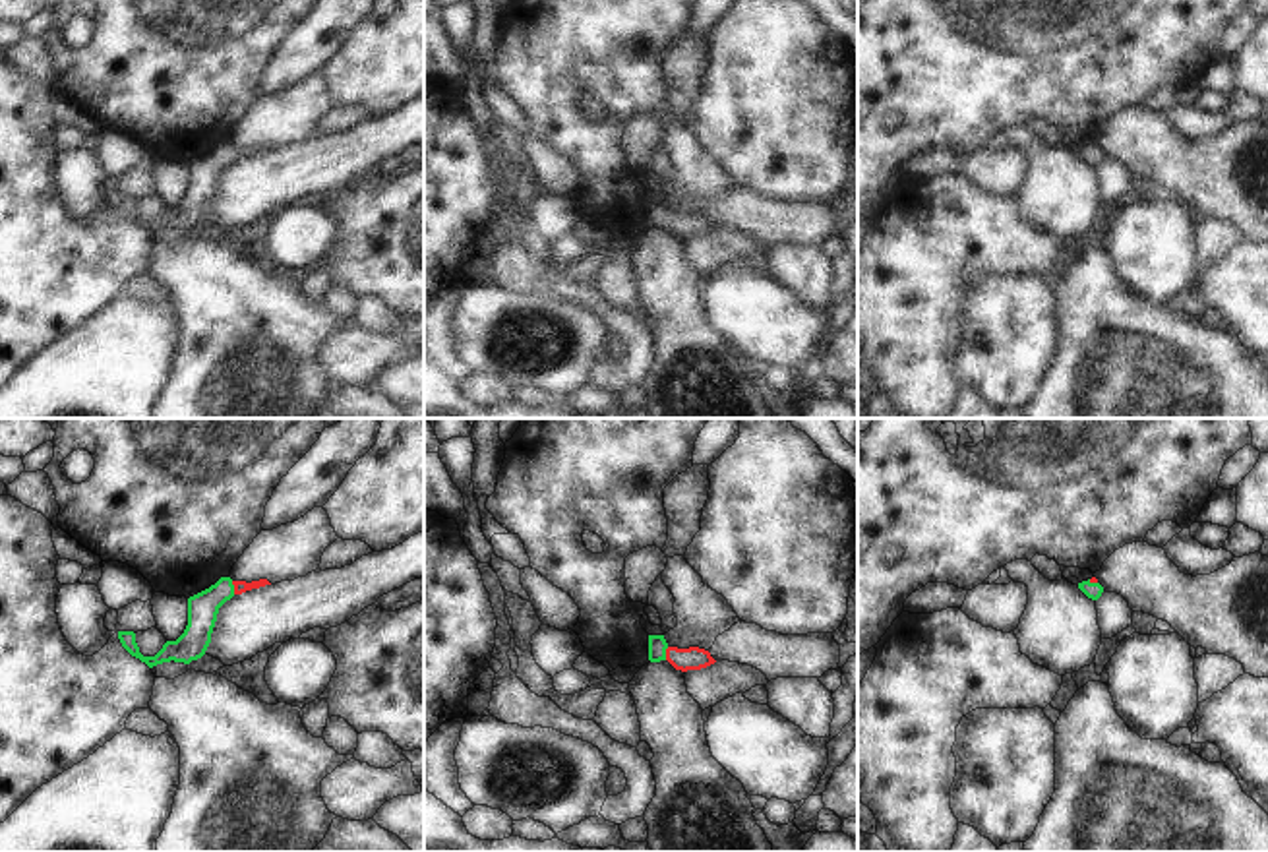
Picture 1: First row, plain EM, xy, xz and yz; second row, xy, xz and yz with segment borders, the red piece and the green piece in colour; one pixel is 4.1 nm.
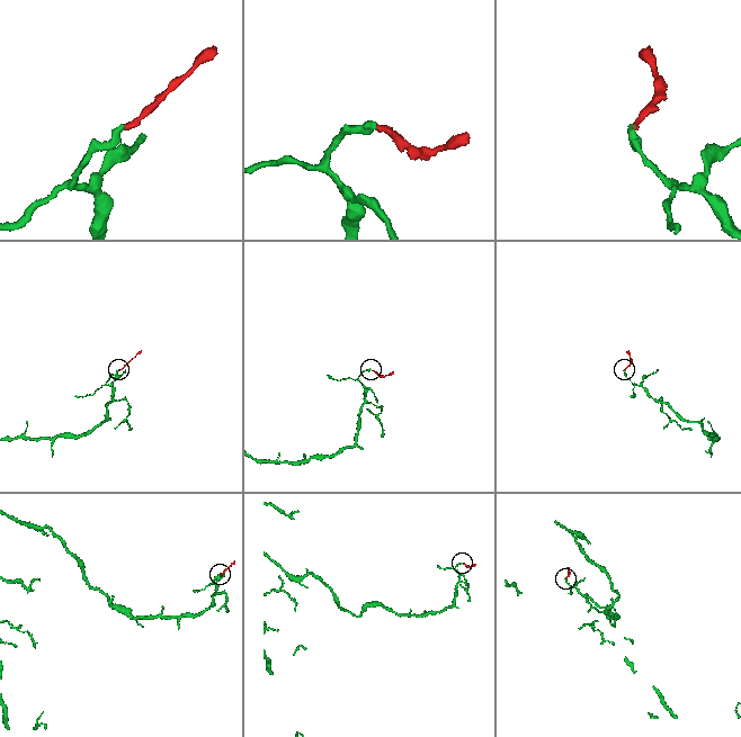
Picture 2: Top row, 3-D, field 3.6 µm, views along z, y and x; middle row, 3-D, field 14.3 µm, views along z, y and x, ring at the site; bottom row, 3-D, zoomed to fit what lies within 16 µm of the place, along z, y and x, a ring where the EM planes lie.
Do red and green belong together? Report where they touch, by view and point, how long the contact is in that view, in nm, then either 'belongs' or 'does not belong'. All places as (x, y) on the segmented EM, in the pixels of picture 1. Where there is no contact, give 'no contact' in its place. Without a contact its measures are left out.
contact xy (235, 587); length 60 nm; belongs

